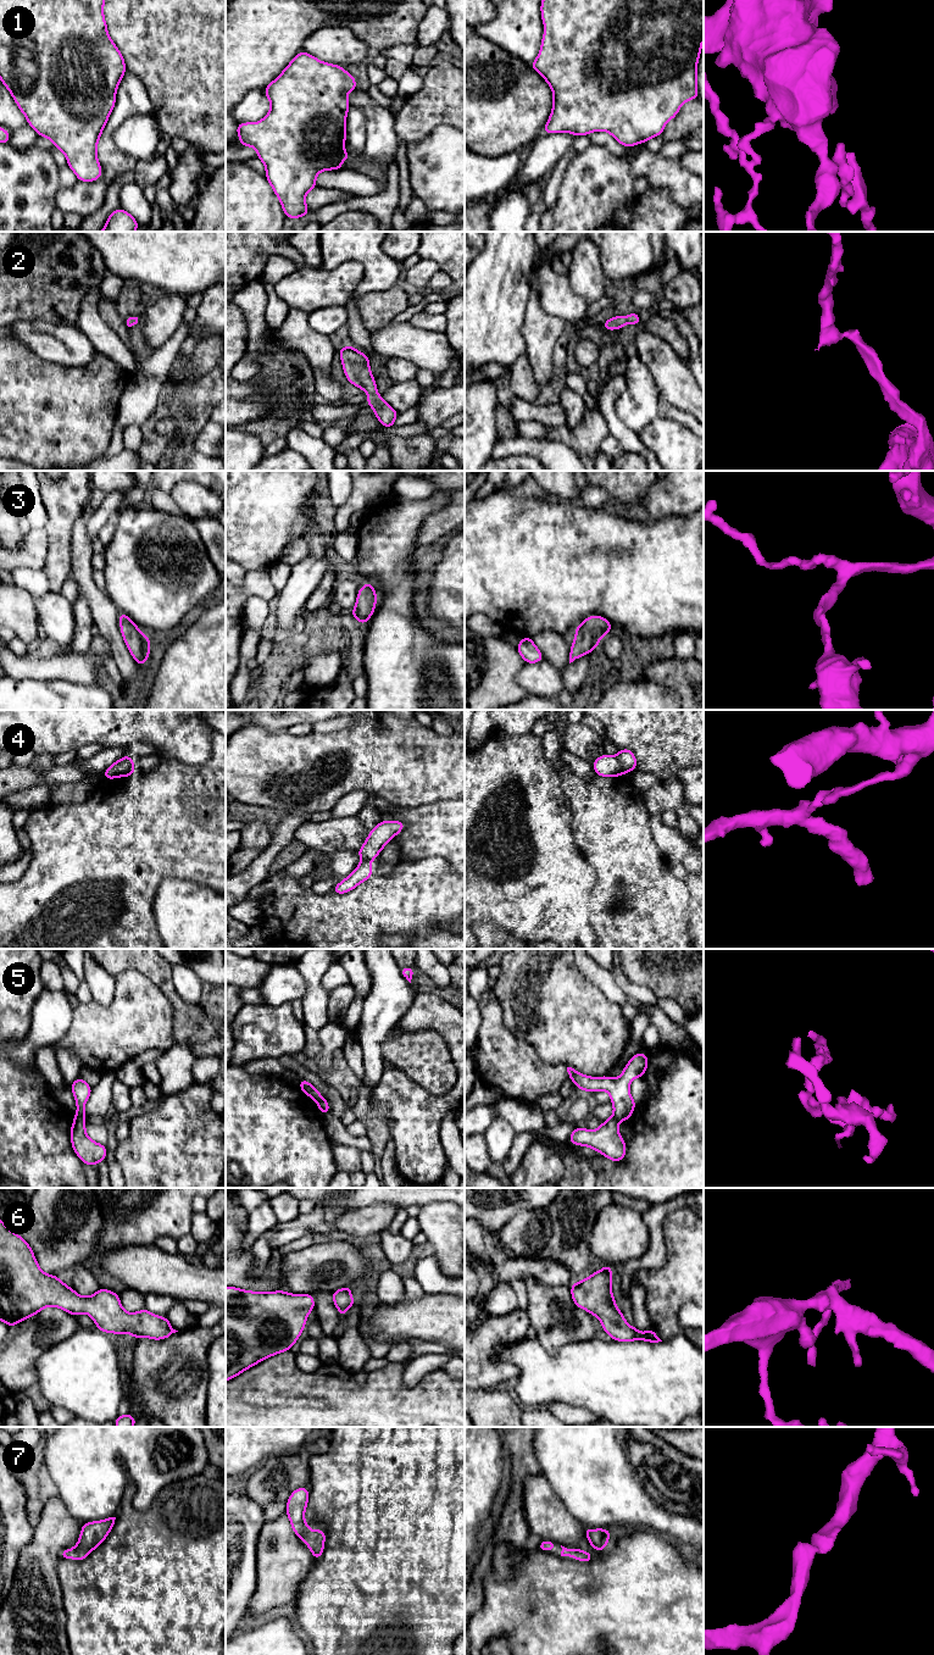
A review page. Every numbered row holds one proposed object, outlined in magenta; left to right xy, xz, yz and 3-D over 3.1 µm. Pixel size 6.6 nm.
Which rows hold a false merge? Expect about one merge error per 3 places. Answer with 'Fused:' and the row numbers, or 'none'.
Fused: 4, 5

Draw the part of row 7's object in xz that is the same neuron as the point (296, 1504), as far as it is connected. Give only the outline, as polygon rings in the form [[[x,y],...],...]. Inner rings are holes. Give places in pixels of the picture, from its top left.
[[[300,1487],[295,1489],[287,1500],[287,1515],[295,1534],[307,1544],[313,1555],[313,1560],[318,1560],[324,1550],[326,1533],[318,1528],[315,1533],[305,1521],[305,1510],[308,1503],[308,1488]]]

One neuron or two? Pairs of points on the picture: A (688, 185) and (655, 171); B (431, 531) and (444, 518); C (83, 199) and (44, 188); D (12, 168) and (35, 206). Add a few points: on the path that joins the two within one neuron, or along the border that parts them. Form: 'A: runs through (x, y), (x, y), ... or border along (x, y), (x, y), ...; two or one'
A: runs through (679, 182), (670, 173), (663, 172); one
B: runs through (434, 528), (440, 522); one
C: border along (59, 188), (55, 195), (56, 207); two
D: runs through (12, 178), (12, 183), (26, 196); one

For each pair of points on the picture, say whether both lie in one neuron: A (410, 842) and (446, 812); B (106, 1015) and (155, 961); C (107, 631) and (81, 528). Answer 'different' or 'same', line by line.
A: same
B: different
C: same

